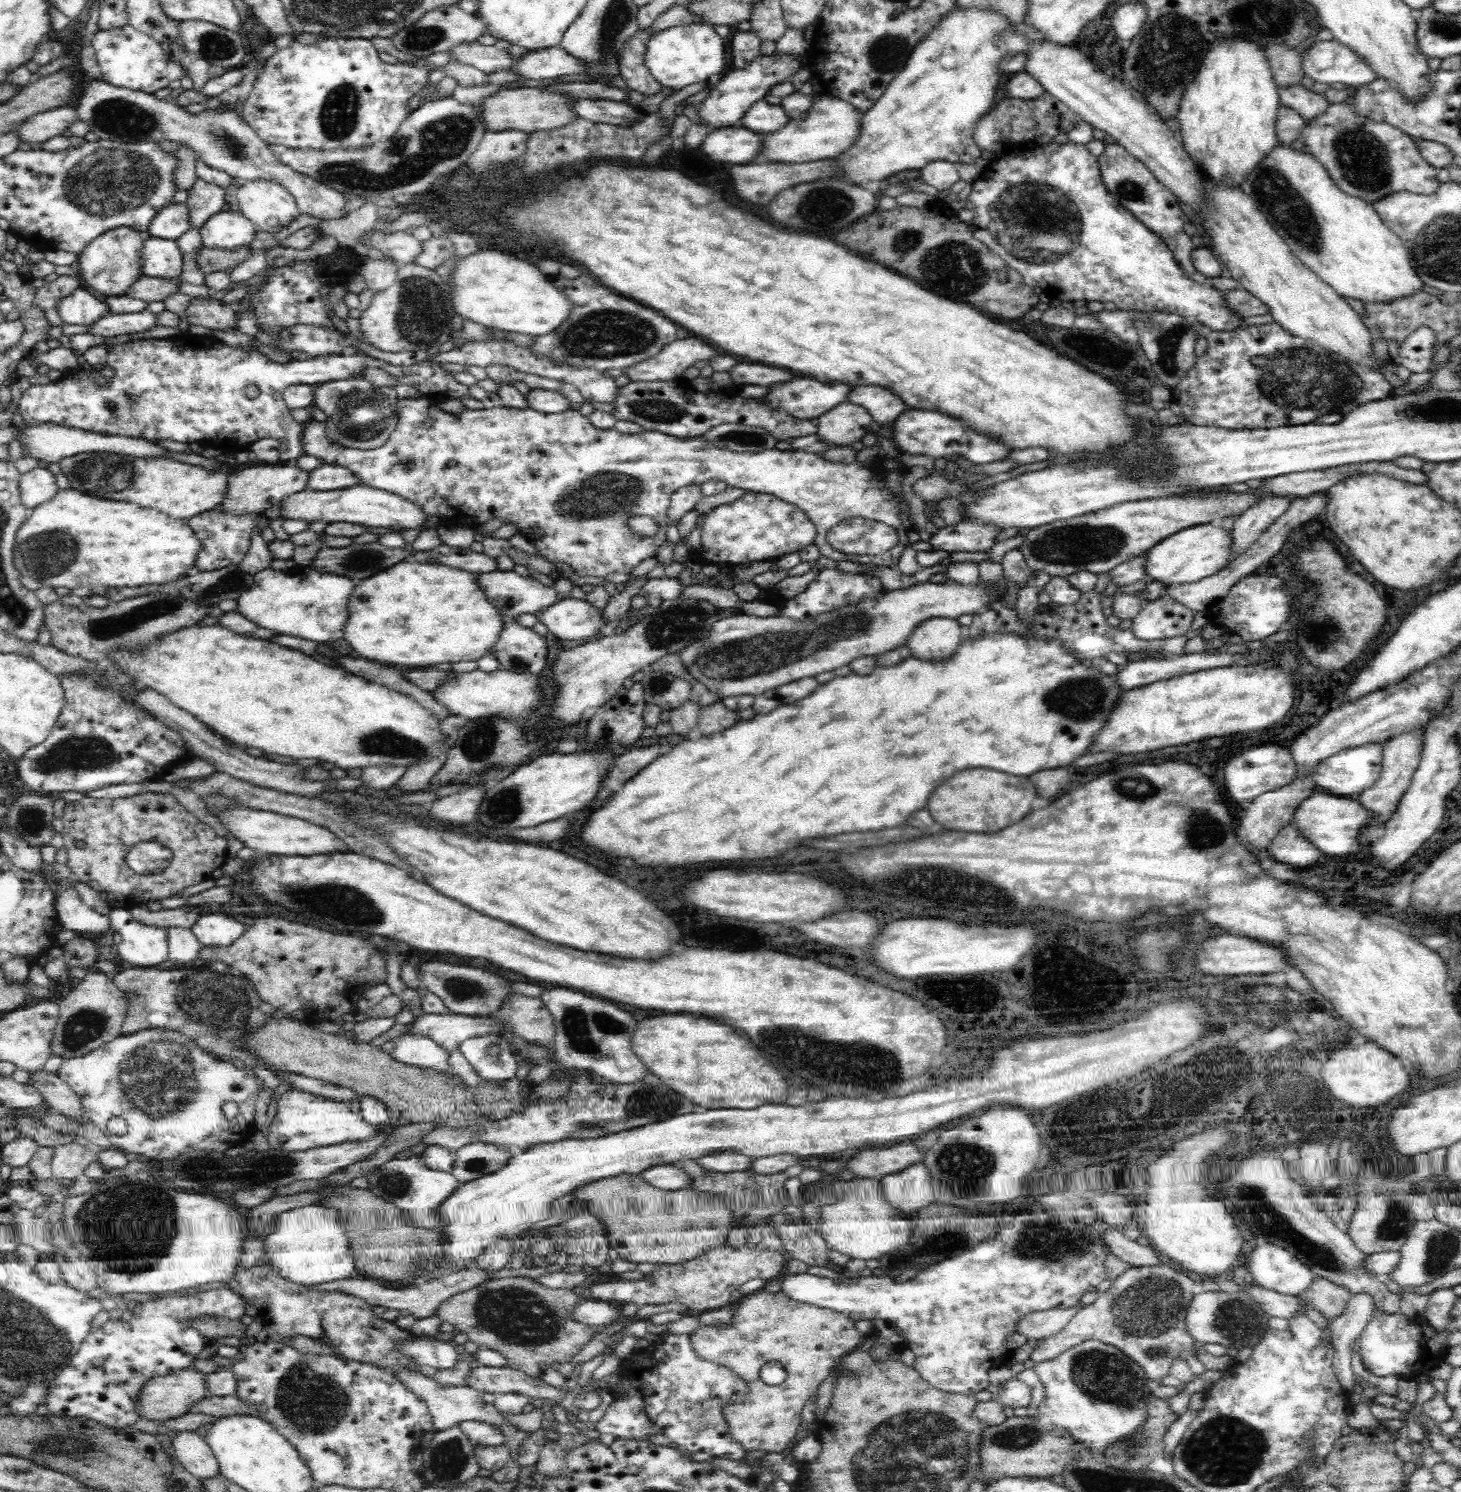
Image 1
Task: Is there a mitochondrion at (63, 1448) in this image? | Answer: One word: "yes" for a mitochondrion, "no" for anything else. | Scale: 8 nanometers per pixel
yes

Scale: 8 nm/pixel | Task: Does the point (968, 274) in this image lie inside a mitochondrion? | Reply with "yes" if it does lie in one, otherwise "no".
yes

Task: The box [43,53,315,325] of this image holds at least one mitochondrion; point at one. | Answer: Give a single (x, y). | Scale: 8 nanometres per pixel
(111, 182)

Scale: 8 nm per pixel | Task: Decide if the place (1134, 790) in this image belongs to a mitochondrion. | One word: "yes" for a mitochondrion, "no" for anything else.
yes

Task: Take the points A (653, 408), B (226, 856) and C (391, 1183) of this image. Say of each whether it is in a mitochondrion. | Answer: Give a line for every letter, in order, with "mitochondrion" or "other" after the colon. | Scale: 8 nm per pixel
A: mitochondrion
B: other
C: mitochondrion

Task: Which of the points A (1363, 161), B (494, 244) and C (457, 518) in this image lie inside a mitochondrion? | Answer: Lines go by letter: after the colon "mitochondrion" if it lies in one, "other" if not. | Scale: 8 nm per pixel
A: mitochondrion
B: other
C: other

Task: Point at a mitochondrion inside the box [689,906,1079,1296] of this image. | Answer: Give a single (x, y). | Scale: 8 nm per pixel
(859, 1060)

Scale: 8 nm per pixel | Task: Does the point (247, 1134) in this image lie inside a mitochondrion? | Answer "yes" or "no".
no

